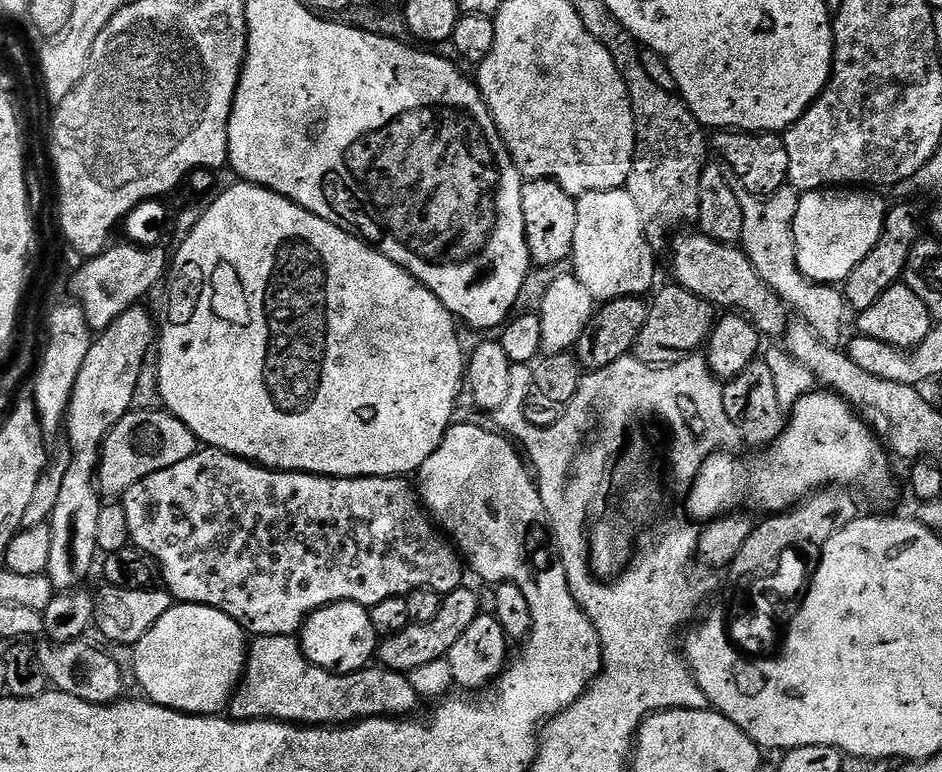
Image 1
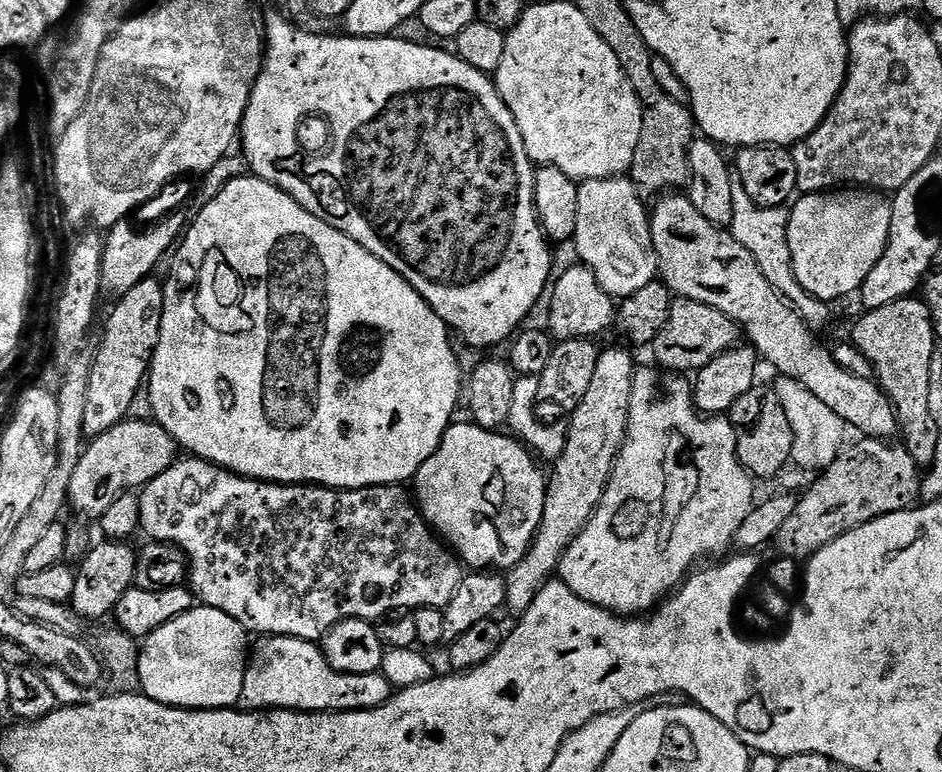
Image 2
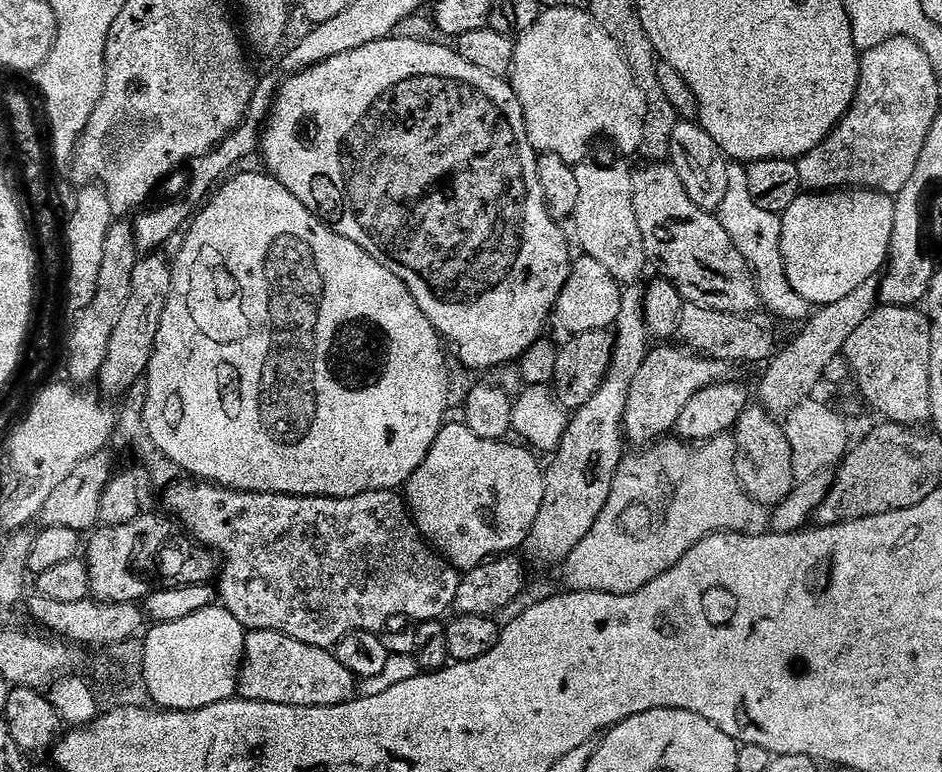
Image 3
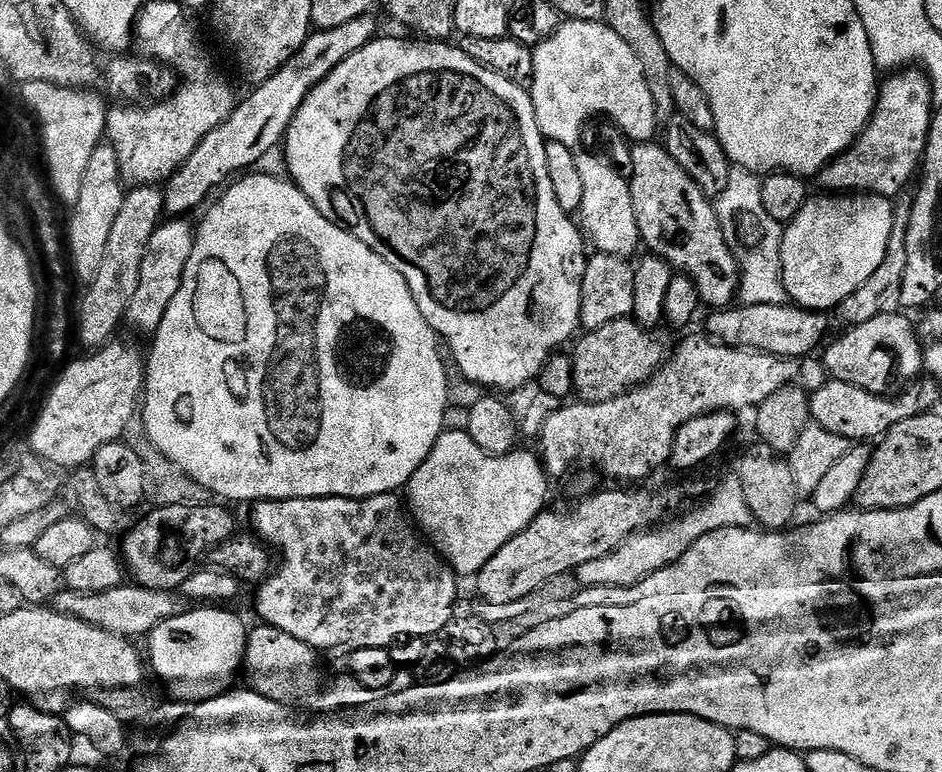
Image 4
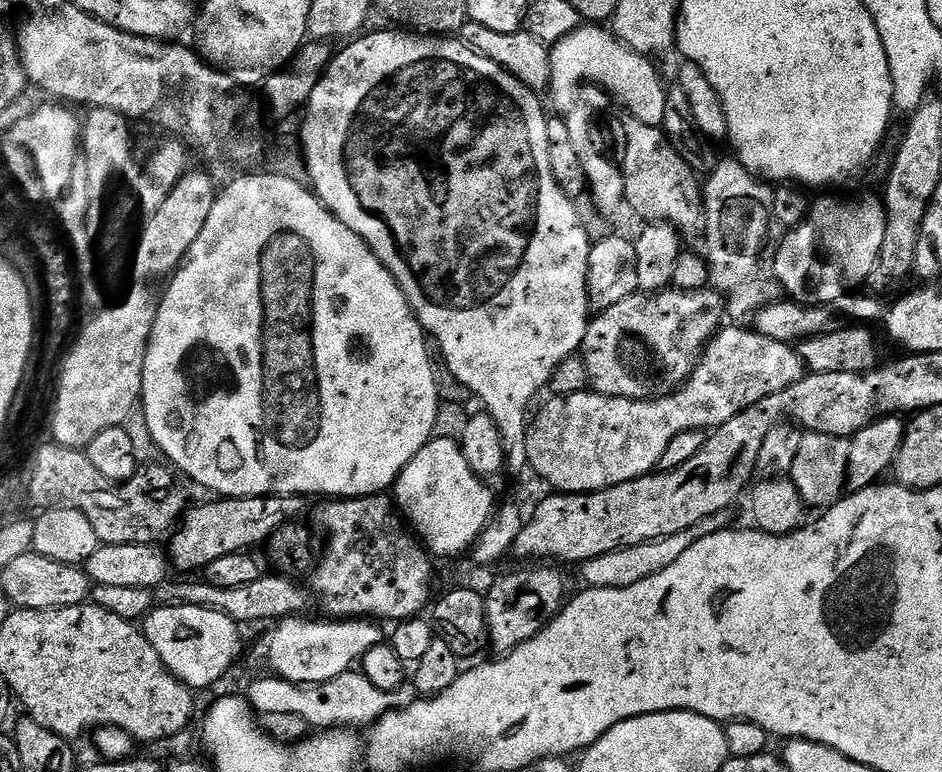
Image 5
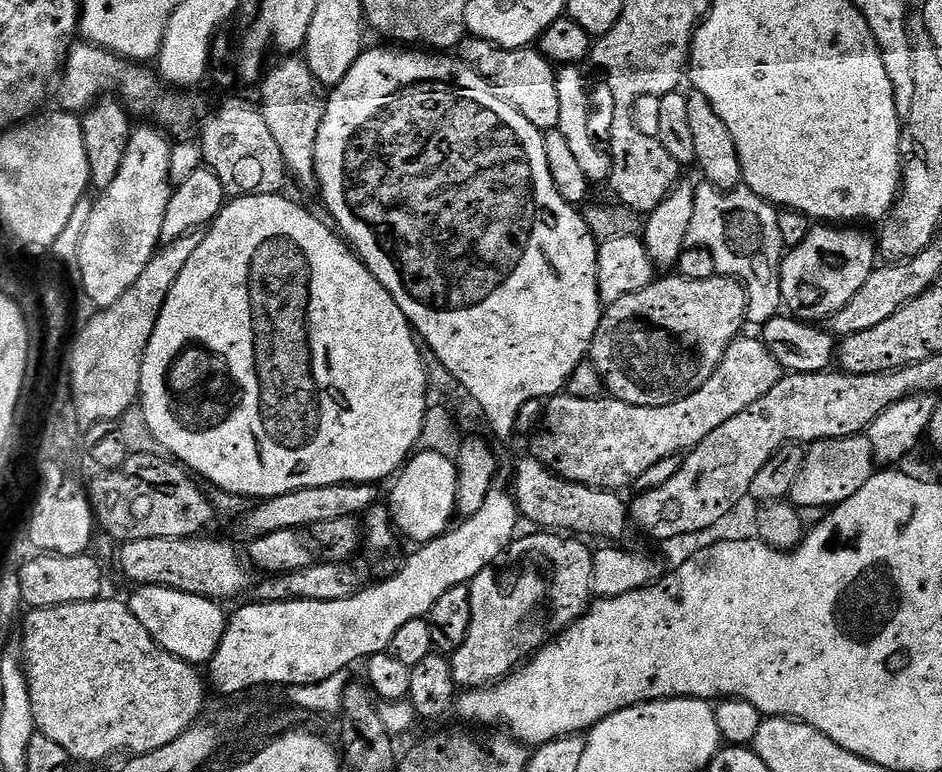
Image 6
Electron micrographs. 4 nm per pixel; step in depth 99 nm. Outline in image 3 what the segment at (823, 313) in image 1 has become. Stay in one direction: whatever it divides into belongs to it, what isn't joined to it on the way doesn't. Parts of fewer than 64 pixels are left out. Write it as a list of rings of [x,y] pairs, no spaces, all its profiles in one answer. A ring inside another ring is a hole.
[[[729,163],[728,170],[729,182],[727,183],[726,199],[723,200],[718,213],[721,226],[726,230],[726,234],[730,234],[734,246],[738,246],[742,258],[746,258],[746,262],[752,267],[752,274],[756,277],[756,286],[760,290],[763,305],[766,308],[768,306],[784,320],[797,320],[797,322],[807,320],[814,311],[813,305],[808,304],[806,298],[802,298],[802,294],[798,294],[798,290],[794,290],[794,286],[790,286],[790,278],[784,269],[784,259],[782,258],[783,222],[781,217],[770,210],[762,210],[762,206],[758,206],[758,202],[754,202],[754,198],[750,198],[748,169],[743,163]]]

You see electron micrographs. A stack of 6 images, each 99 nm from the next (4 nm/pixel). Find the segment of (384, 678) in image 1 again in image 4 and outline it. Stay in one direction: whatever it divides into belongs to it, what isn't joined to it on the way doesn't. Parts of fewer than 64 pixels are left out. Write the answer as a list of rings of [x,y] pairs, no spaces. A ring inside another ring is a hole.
[[[261,623],[260,628],[253,627],[248,634],[248,645],[244,651],[242,676],[248,679],[247,687],[271,700],[281,702],[300,701],[321,687],[320,660],[317,649],[306,642],[298,642],[294,634],[286,634],[286,630],[272,628]]]

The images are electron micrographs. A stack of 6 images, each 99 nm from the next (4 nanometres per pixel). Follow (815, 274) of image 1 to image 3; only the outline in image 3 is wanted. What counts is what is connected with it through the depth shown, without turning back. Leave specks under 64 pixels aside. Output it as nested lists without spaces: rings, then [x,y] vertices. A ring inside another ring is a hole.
[[[876,189],[803,193],[781,217],[782,258],[790,286],[813,306],[838,302],[838,298],[854,294],[862,282],[873,279],[885,267],[895,209],[895,197]]]

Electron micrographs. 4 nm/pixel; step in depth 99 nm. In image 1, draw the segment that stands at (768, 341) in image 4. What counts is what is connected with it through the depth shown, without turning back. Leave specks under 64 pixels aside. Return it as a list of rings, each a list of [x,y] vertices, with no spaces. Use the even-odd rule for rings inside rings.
[[[669,282],[658,292],[651,297],[646,326],[642,326],[642,334],[638,334],[634,355],[653,366],[677,364],[707,345],[714,325],[714,308],[675,282]]]

